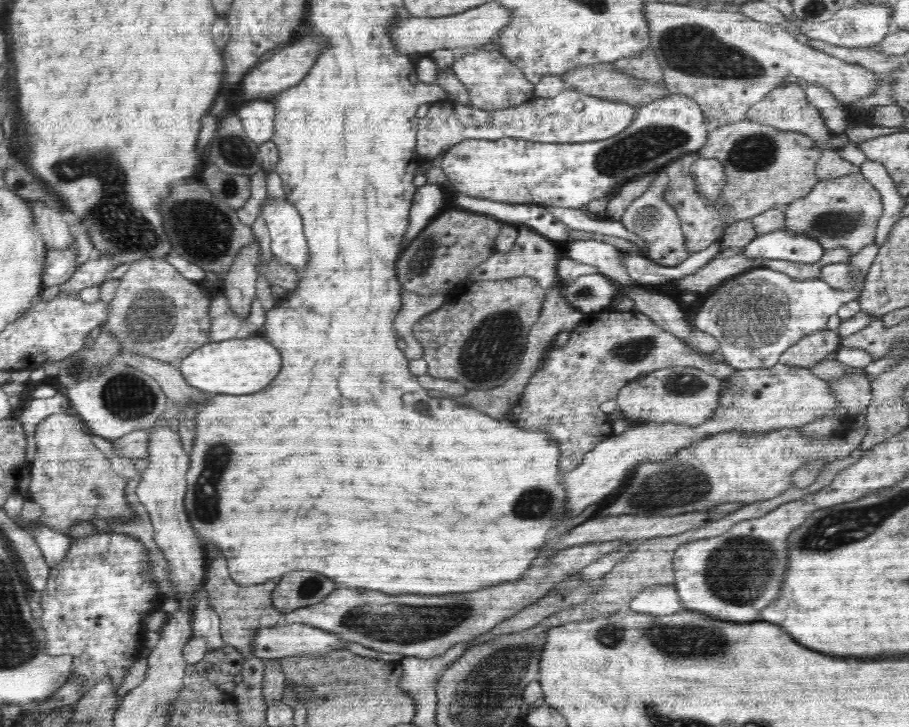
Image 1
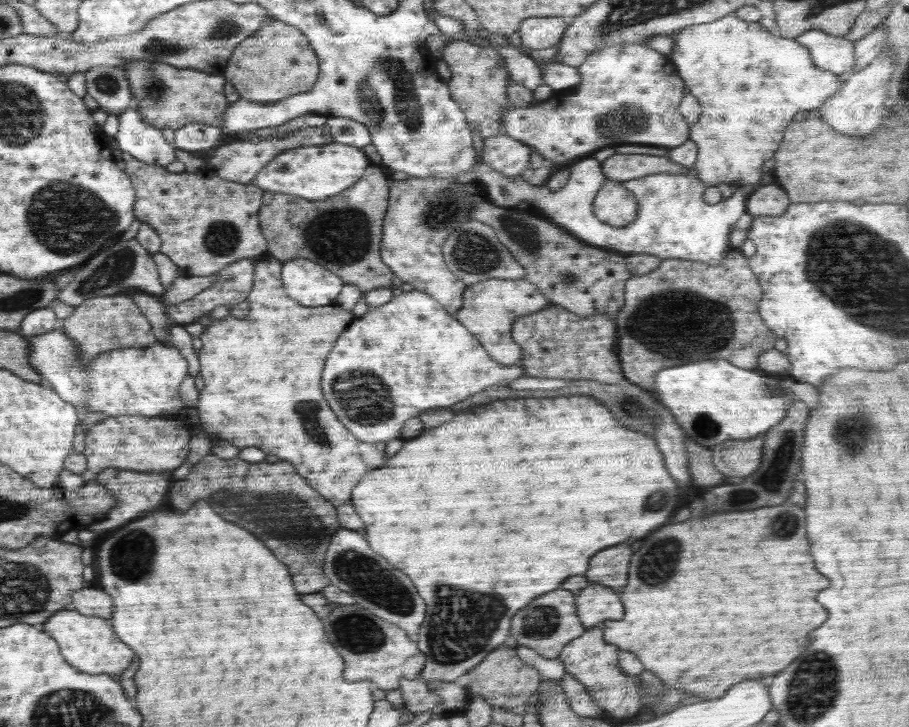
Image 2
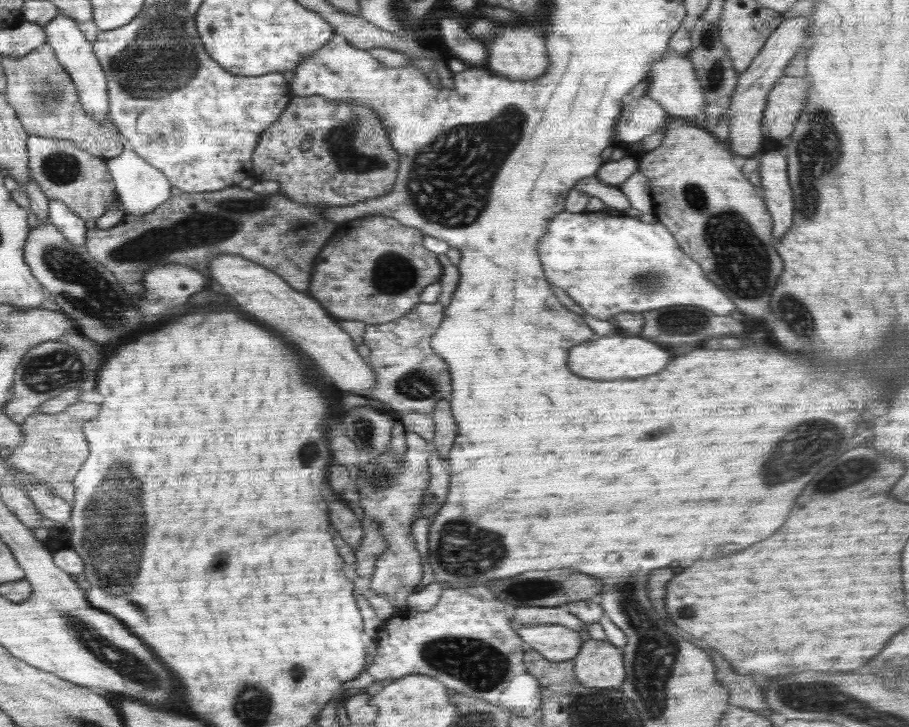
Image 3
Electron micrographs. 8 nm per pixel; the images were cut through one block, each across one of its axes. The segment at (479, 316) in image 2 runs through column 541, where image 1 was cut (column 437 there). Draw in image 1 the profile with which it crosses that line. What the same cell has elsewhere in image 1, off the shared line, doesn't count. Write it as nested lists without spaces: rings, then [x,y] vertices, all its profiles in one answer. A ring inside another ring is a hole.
[[[403,291],[400,294],[402,306],[396,315],[393,327],[398,339],[406,341],[407,347],[404,351],[408,360],[416,360],[416,358],[424,356],[422,345],[417,343],[414,337],[413,326],[426,314],[439,310],[440,306],[443,306],[445,301],[449,299],[449,295],[450,292],[448,294],[436,293],[435,295],[420,296],[408,291]]]

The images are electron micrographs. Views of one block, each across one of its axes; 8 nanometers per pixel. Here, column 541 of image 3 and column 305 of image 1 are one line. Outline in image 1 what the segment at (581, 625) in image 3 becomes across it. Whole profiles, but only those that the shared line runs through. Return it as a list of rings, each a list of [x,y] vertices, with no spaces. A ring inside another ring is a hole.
[[[634,540],[588,542],[582,546],[565,548],[544,568],[532,566],[518,582],[504,582],[502,586],[446,596],[420,596],[420,594],[380,594],[374,590],[336,588],[322,602],[285,613],[288,624],[302,623],[334,633],[338,638],[380,652],[404,657],[432,658],[444,654],[452,645],[466,643],[482,633],[492,630],[500,622],[519,613],[525,606],[542,598],[564,579],[601,556],[621,549]]]

